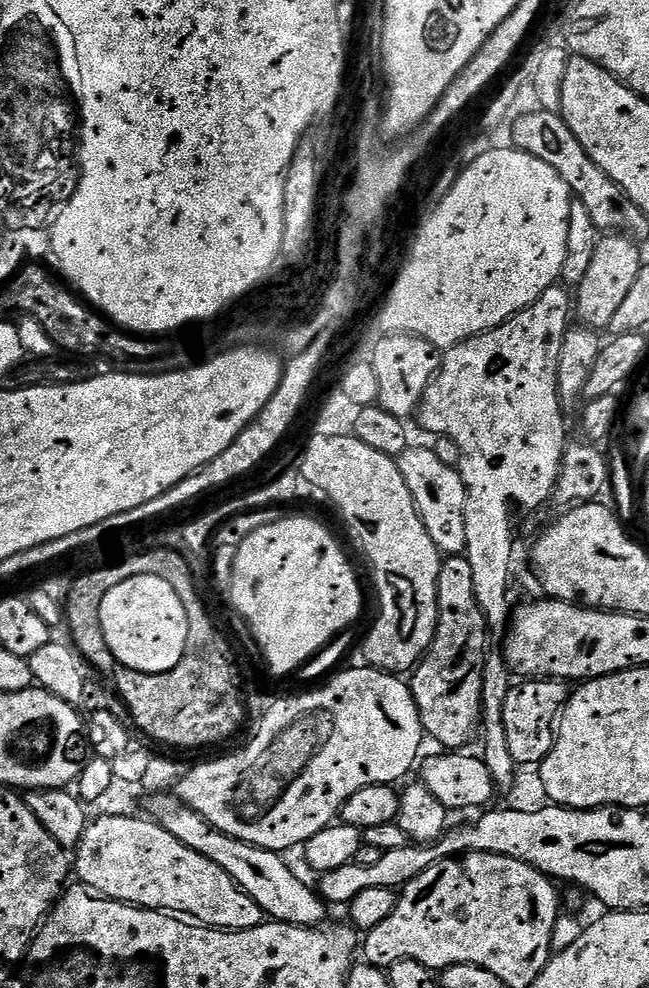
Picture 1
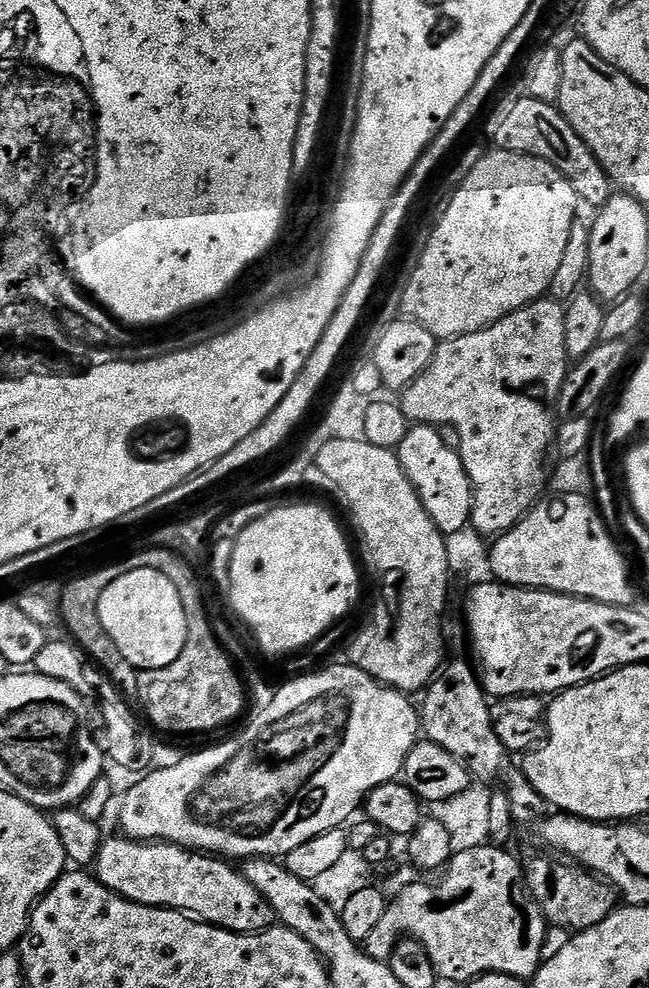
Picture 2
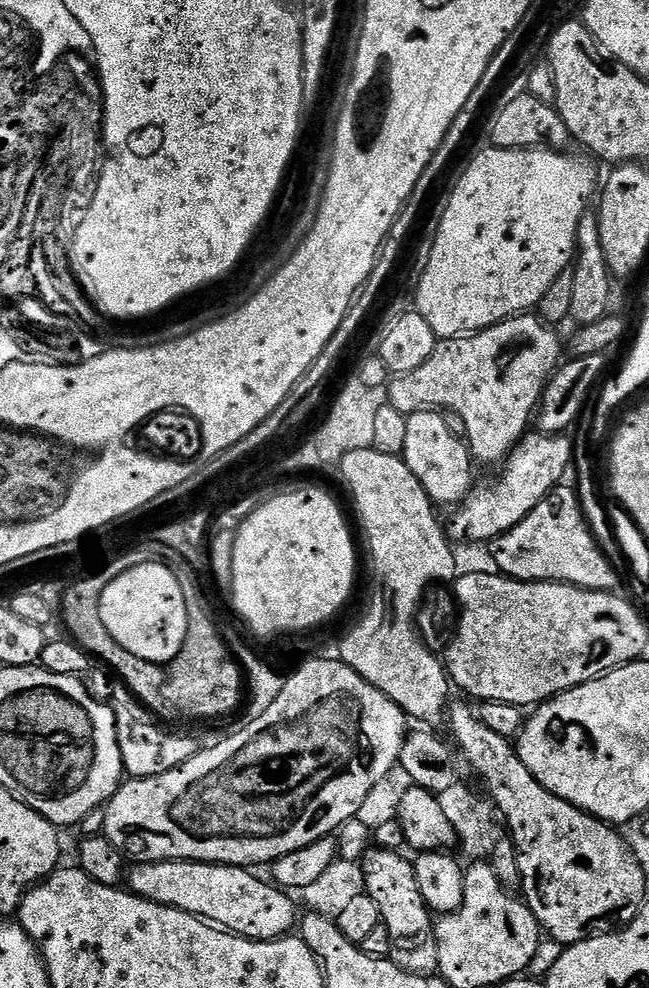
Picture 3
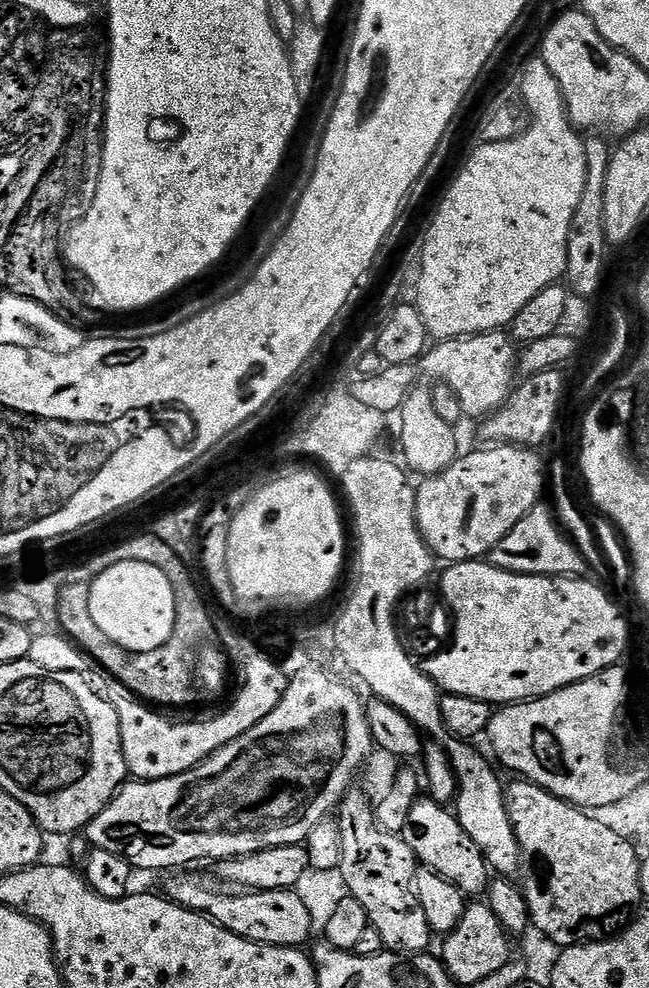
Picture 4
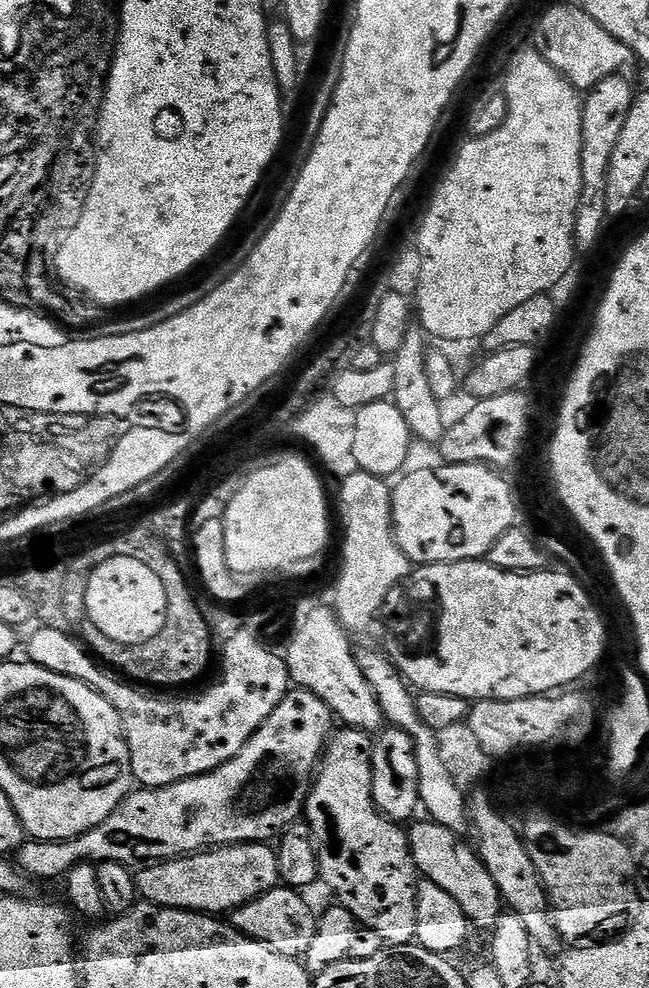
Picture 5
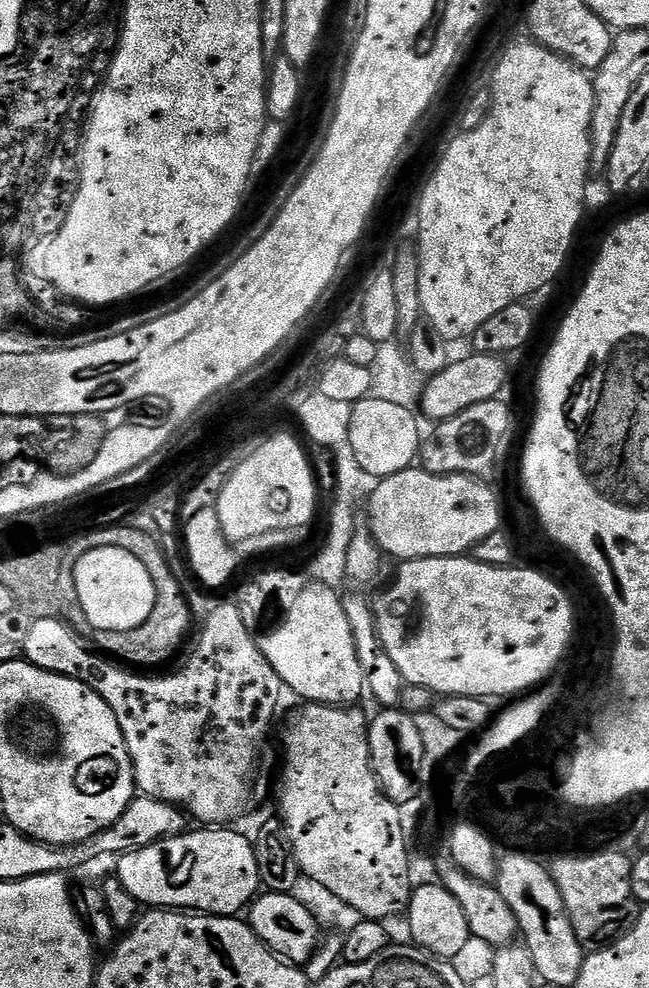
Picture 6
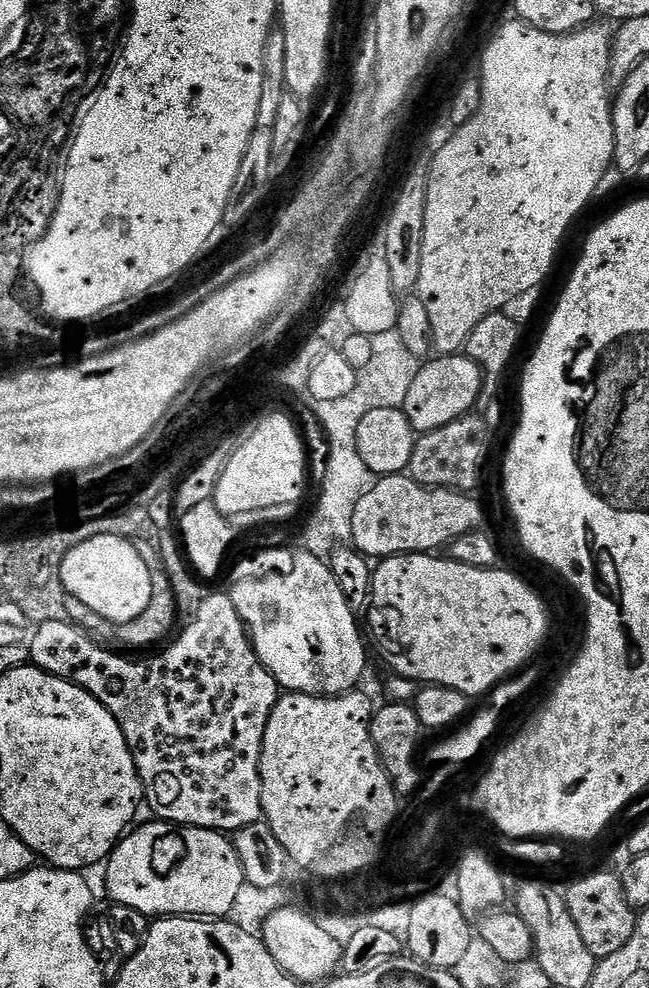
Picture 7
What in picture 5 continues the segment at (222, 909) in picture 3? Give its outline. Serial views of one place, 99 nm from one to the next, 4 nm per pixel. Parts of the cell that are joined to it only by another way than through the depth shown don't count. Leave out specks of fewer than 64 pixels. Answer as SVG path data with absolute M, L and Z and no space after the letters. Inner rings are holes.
M287 886L271 888L256 900L235 909L231 913L230 923L243 936L268 944L274 950L278 950L278 954L286 954L293 958L303 957L314 939L318 916L316 912L312 913L311 906L300 896L303 895L299 891Z

